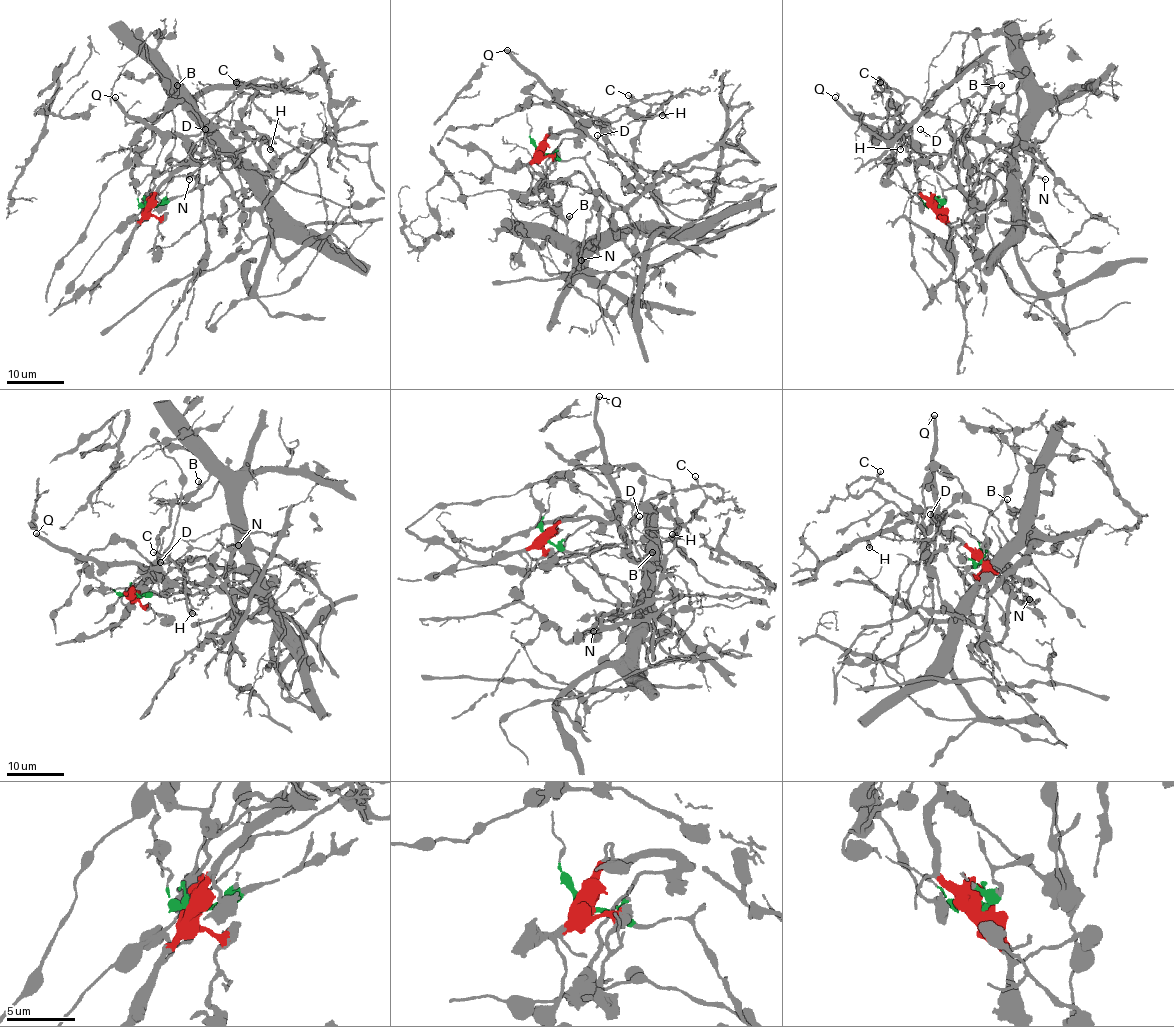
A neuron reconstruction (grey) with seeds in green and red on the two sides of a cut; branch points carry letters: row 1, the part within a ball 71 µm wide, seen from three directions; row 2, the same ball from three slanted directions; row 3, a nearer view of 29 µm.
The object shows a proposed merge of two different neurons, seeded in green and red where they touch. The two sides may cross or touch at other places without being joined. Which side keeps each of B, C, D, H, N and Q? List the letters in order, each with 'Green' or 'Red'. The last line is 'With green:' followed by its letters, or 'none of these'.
B: Green
C: Green
D: Red
H: Red
N: Green
Q: Red
With green: B, C, N

